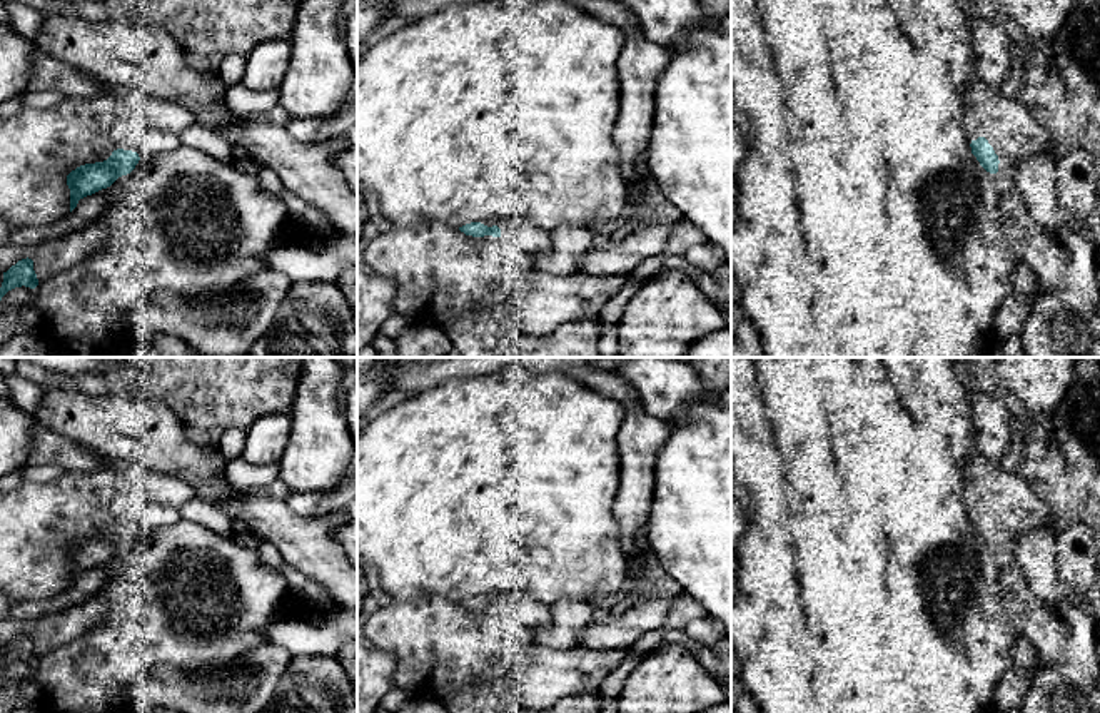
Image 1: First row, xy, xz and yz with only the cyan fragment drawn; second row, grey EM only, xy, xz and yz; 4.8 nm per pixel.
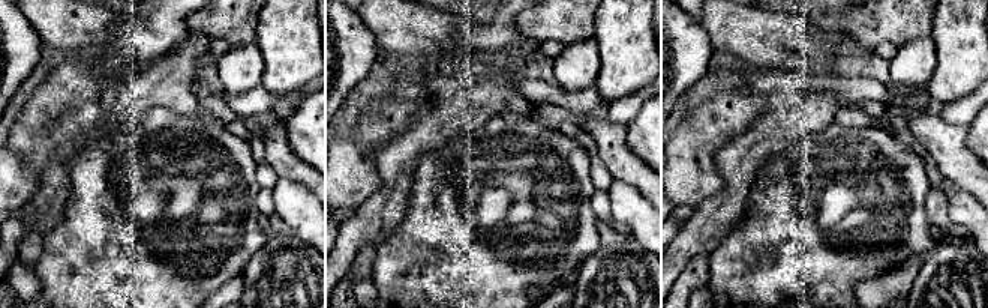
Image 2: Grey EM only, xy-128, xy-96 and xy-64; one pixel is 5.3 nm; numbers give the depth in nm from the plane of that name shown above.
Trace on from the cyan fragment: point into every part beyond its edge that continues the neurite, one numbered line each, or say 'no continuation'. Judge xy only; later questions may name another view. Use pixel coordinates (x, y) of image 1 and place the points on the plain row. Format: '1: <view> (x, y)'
1: xy (154, 515)

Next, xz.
1: xz (526, 610)

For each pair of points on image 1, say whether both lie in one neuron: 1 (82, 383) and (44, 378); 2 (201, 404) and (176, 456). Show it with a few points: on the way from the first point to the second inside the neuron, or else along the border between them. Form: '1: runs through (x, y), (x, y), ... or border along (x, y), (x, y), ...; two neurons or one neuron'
1: runs through (72, 383), (54, 379); one neuron
2: border along (161, 403), (196, 436); two neurons

